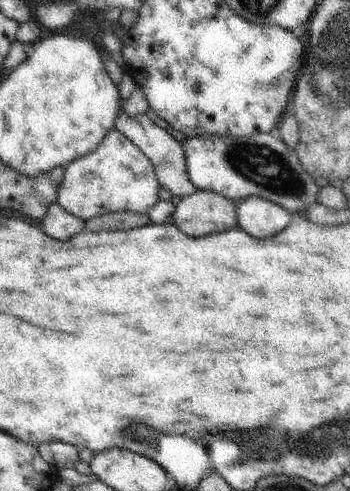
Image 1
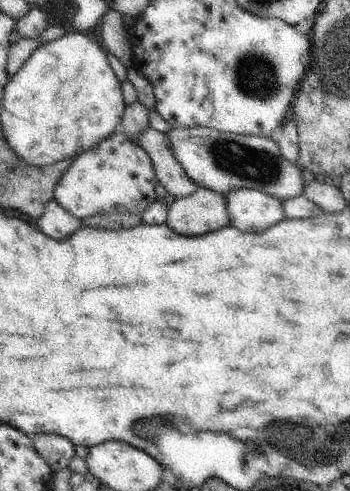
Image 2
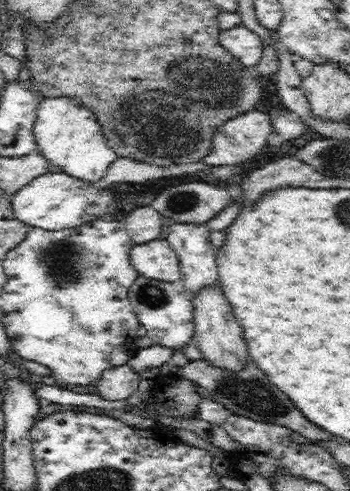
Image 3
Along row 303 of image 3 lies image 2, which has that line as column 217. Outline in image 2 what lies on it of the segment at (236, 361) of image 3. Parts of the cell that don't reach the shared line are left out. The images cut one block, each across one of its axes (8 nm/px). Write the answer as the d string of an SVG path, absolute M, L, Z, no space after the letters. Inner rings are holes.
M199 186L199 190L195 190L191 196L177 198L167 208L165 224L177 234L199 236L219 226L227 226L227 218L229 214L225 196Z

